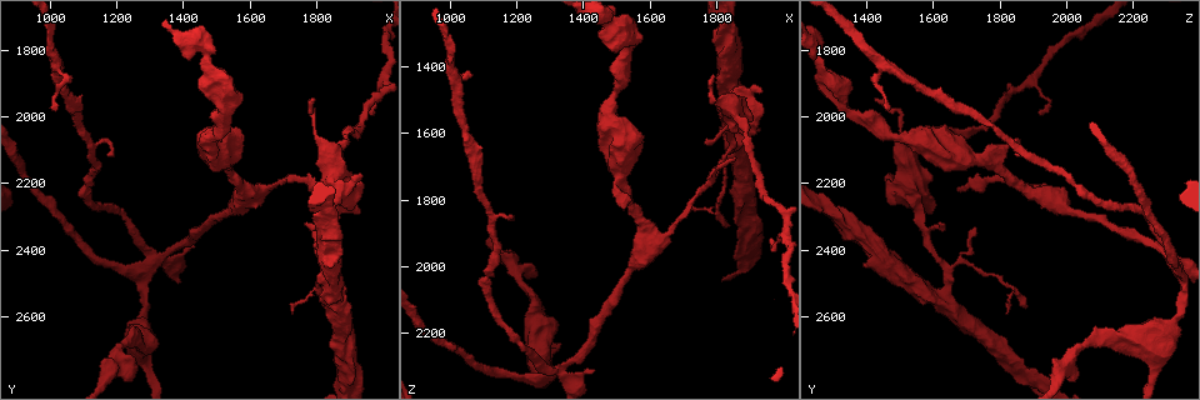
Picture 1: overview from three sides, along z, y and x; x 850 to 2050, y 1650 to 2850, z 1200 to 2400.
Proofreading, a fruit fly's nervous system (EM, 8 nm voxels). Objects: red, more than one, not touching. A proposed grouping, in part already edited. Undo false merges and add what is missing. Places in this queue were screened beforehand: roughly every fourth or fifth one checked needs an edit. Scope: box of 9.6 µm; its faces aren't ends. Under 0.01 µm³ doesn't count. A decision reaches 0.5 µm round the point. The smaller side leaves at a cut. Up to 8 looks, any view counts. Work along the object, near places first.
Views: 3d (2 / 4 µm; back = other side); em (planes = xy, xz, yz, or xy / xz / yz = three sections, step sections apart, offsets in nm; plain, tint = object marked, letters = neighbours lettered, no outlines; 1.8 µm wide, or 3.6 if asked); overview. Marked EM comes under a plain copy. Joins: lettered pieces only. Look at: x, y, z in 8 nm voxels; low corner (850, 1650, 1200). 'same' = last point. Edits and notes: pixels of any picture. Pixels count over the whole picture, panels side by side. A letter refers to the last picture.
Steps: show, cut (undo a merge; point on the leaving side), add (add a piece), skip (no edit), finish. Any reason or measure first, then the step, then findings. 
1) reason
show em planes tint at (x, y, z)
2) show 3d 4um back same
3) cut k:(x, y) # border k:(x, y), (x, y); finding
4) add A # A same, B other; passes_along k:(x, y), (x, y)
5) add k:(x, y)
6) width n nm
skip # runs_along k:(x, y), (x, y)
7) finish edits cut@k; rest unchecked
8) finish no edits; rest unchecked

tapers out
show em xy step 16 letters at (1770, 2330, 1640)

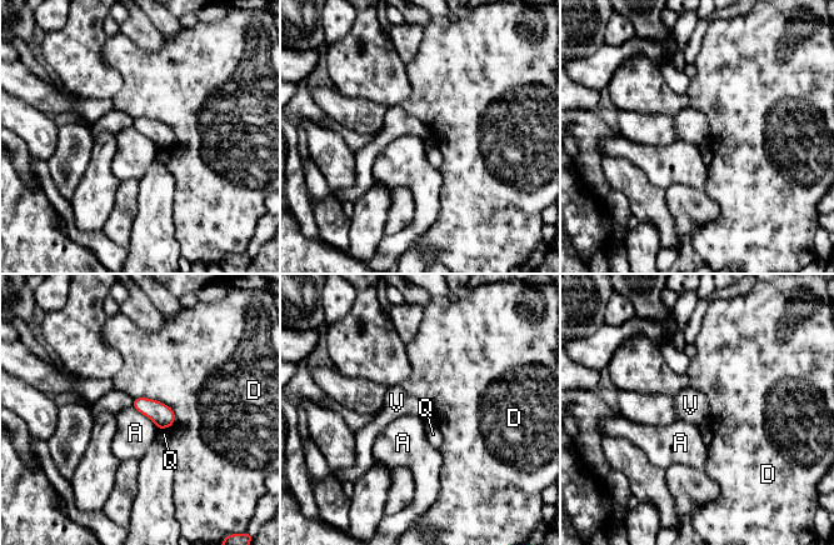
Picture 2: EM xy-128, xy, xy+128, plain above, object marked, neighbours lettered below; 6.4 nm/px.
show em planes letters same

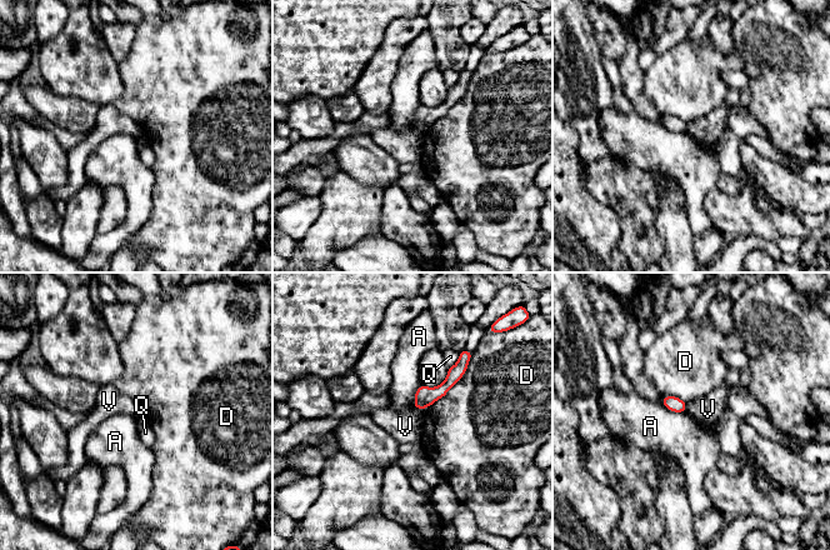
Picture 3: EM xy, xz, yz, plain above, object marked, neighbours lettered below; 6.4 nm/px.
width 100 nm
skip # A other, D other, Q other, V other; border 3:(685, 403), (686, 411); none of them fits

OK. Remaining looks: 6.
two arms in line, one across
show 3d 2um back at (1870, 2520, 1640)

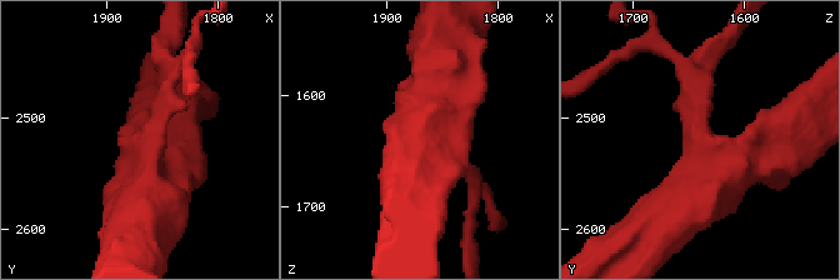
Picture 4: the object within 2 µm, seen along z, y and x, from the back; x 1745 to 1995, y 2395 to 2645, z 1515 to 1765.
show em planes letters at (1866, 2522, 1636)

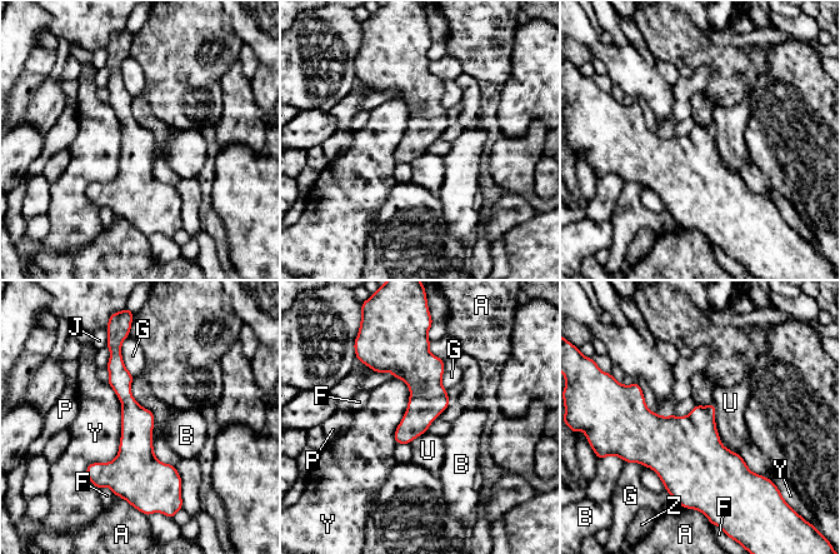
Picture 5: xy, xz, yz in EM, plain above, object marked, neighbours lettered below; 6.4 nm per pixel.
skip # A other, B other, F other, G other, J other, P other, U other, Y other, Z other; runs_along 5:(118, 349), (134, 495); continuous, no second neuron

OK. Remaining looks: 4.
thin end
show 3d 2um at (1780, 1950, 1420)

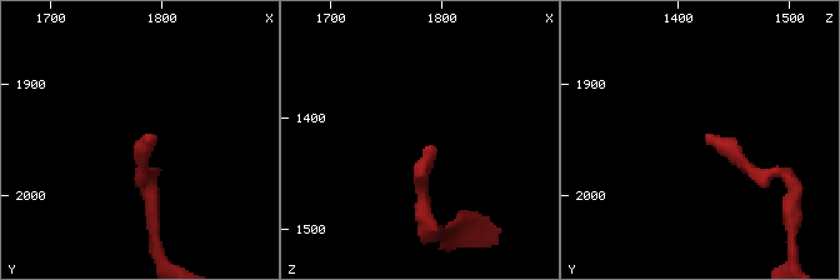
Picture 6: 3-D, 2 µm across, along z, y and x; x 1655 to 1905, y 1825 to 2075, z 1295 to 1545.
need the tissue
show em planes tint at (1788, 1946, 1424)

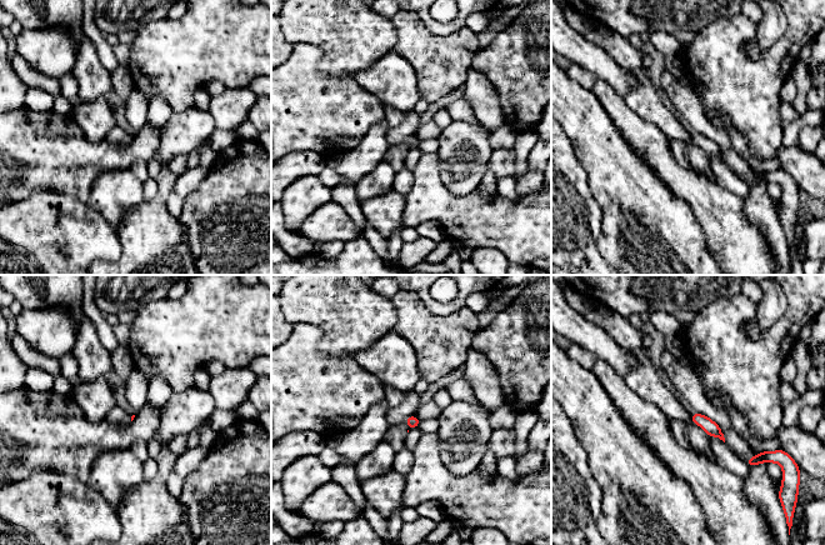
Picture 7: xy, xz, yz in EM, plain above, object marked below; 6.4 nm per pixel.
see the neighbours
show em planes letters same

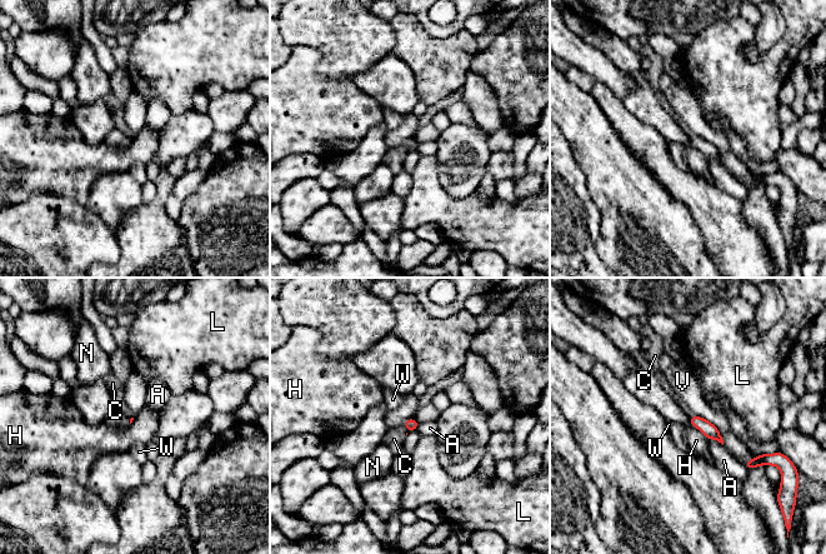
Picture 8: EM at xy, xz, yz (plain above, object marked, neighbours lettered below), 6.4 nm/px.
skip # A other, C other, H other, L other, N other, V other, W other; border 8:(691, 414), (707, 419), (724, 444); none of them fits

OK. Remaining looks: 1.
finish no edits; rest unchecked

